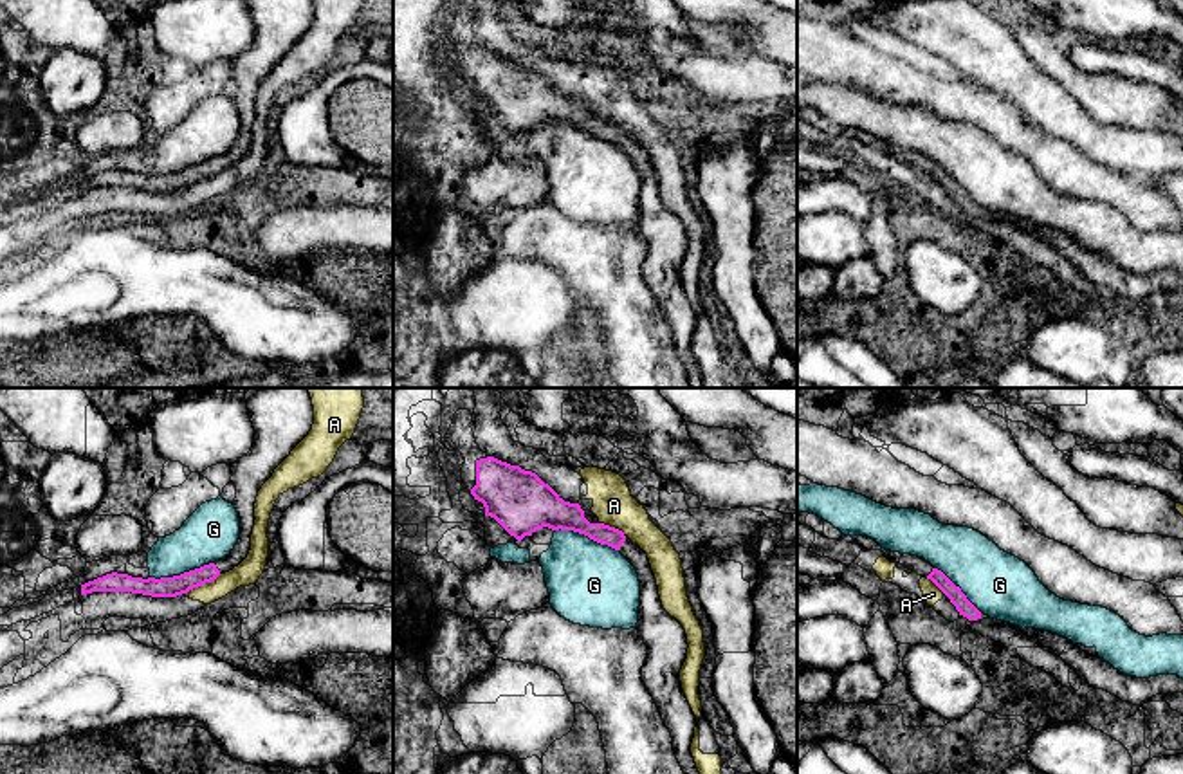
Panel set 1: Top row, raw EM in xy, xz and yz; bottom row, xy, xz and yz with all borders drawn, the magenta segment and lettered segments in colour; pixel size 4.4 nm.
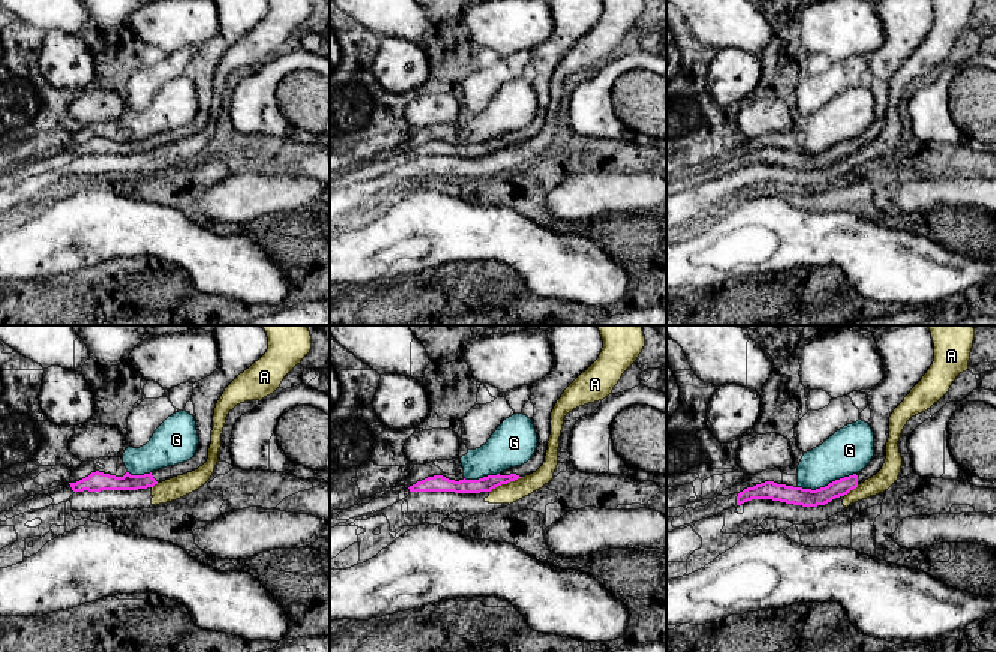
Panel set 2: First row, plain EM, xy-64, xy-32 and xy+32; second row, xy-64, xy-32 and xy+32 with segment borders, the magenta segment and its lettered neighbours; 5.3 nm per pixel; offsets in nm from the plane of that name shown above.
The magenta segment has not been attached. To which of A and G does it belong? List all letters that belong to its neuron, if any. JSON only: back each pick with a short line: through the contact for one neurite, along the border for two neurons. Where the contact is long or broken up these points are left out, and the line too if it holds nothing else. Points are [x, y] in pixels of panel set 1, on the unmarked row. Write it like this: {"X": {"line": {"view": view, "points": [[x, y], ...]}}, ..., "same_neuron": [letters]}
{"same_neuron": []}

